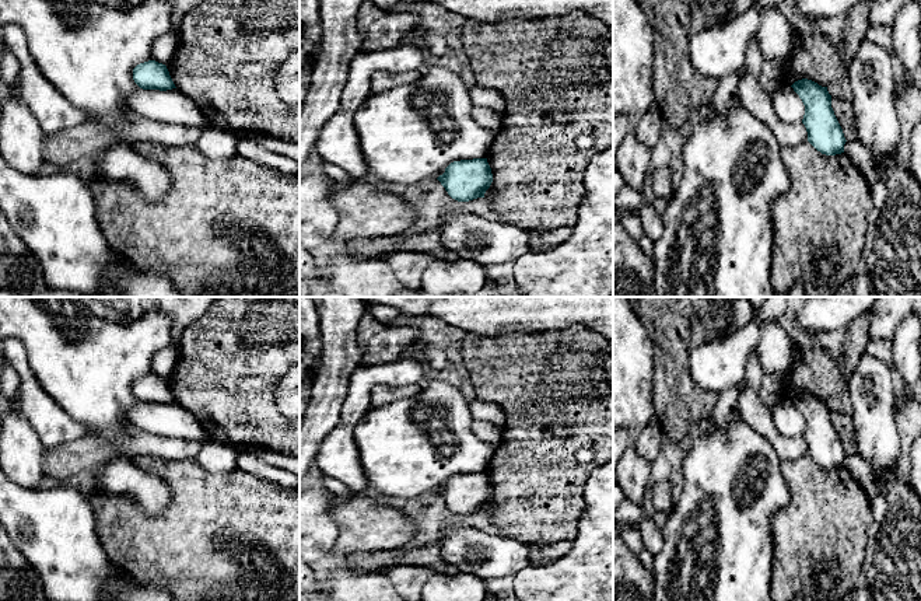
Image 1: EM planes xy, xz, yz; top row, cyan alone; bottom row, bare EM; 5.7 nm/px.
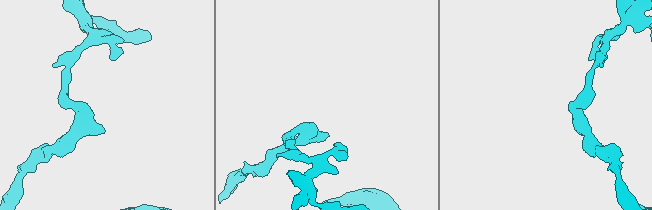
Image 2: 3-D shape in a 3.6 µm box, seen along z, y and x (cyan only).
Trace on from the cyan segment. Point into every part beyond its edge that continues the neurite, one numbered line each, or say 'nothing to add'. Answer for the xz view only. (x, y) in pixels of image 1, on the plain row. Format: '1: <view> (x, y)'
nothing to add

